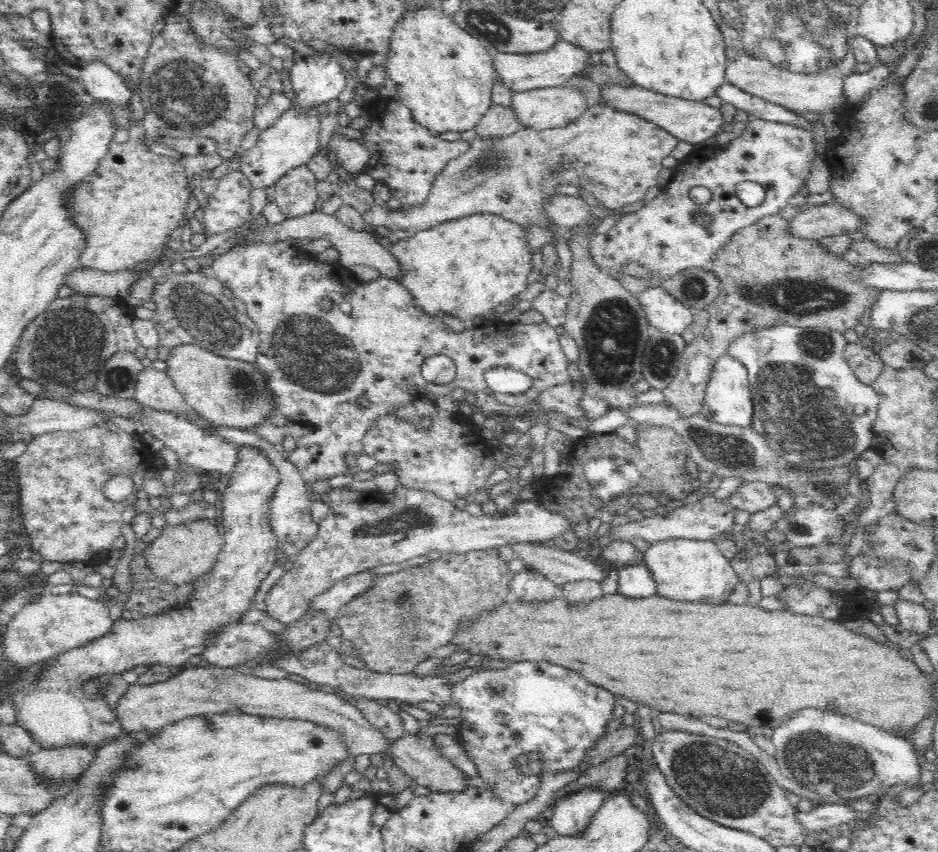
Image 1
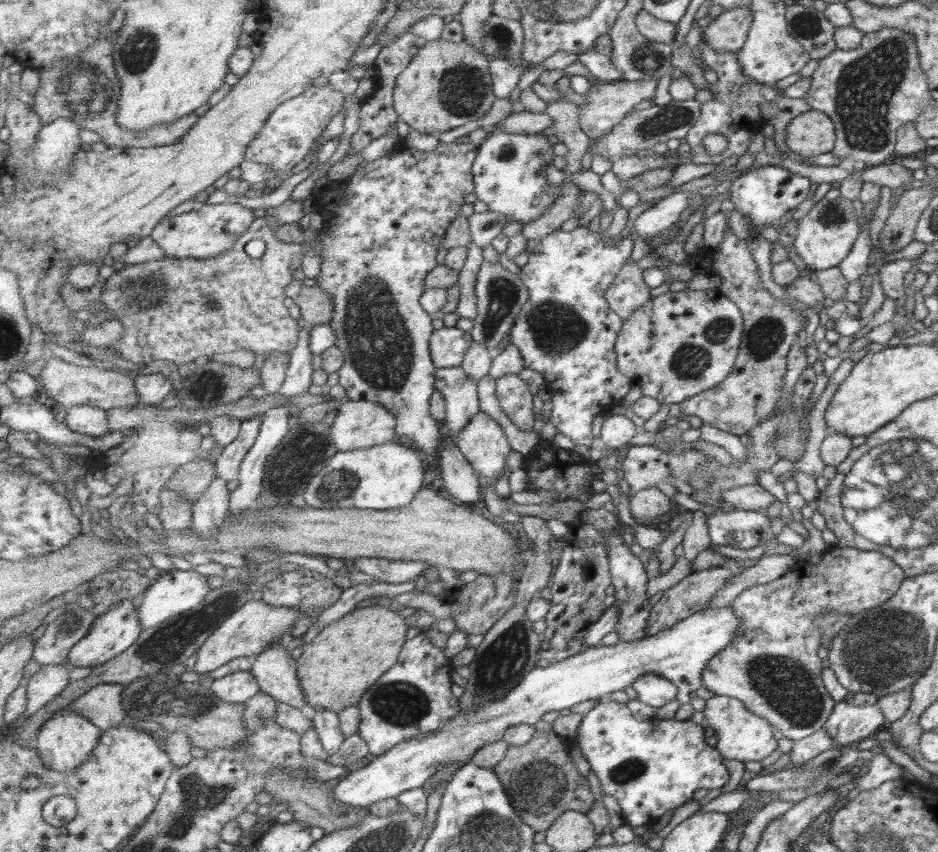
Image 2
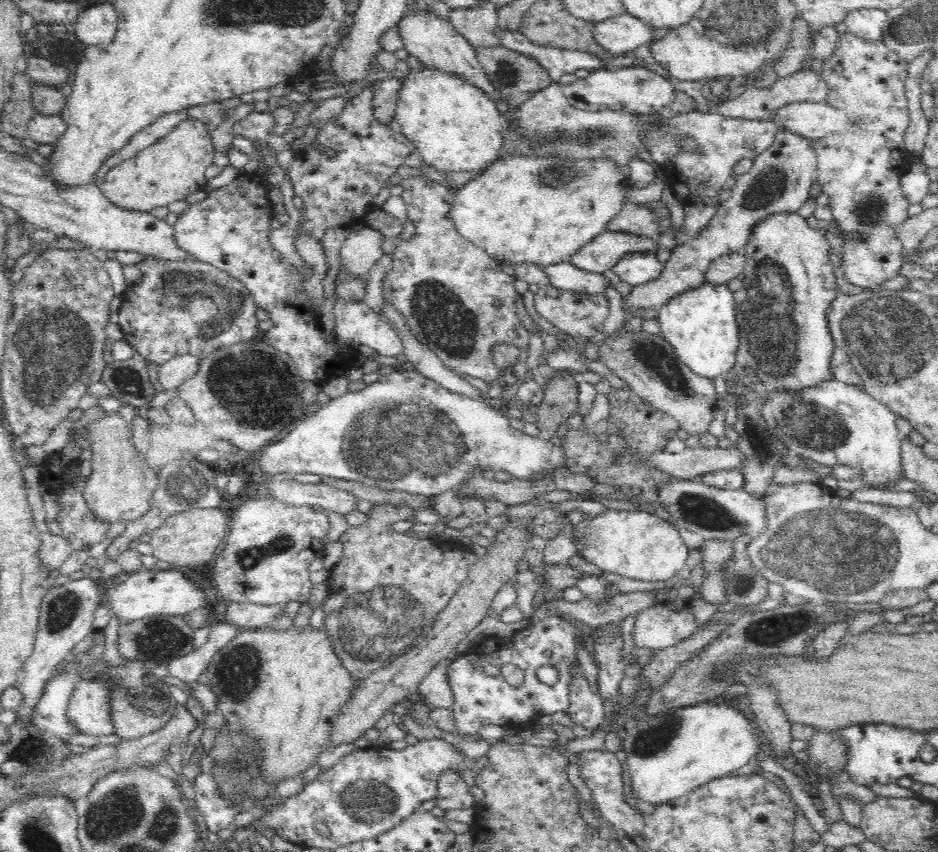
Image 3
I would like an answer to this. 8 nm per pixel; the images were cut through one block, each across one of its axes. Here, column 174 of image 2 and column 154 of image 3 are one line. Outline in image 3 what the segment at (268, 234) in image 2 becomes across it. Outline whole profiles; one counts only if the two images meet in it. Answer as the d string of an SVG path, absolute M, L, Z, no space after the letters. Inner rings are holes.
M148 257L140 262L138 284L129 286L116 303L123 341L141 358L158 366L175 356L202 358L218 346L259 340L256 305L246 284L208 262L193 258L168 261Z

